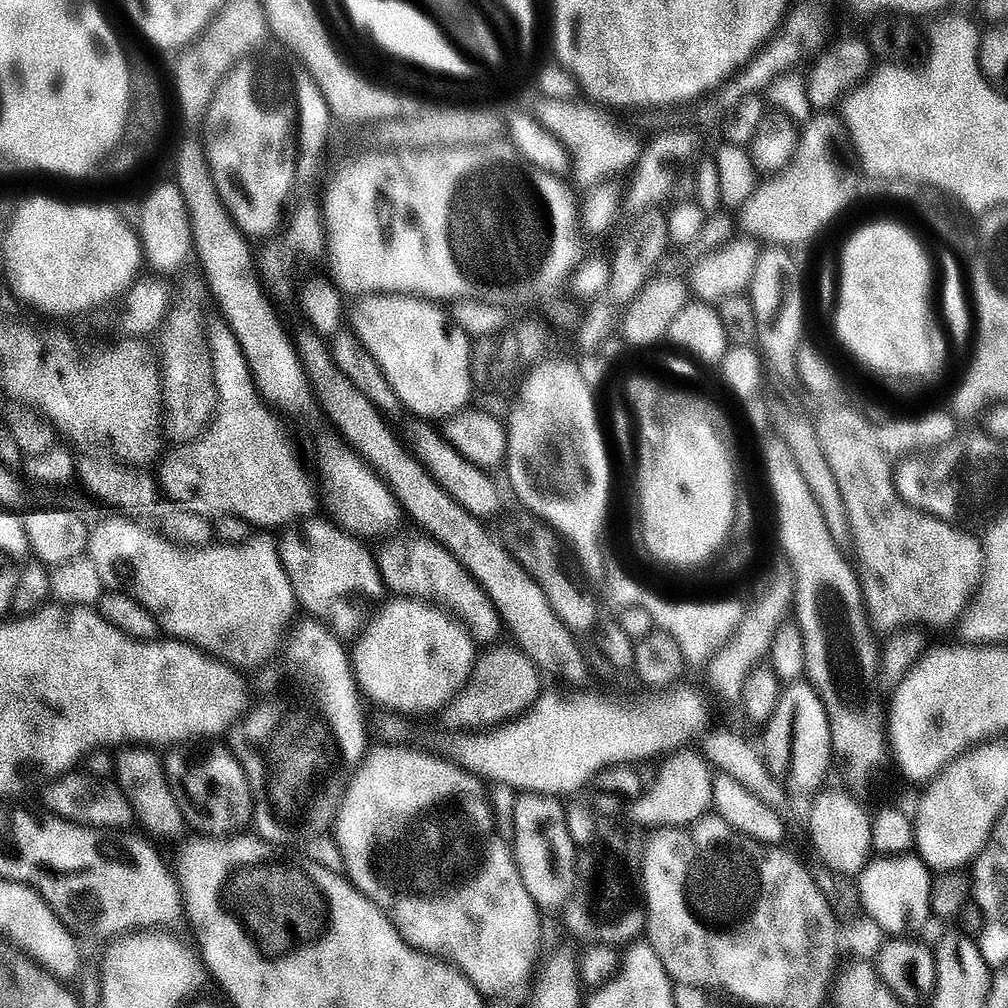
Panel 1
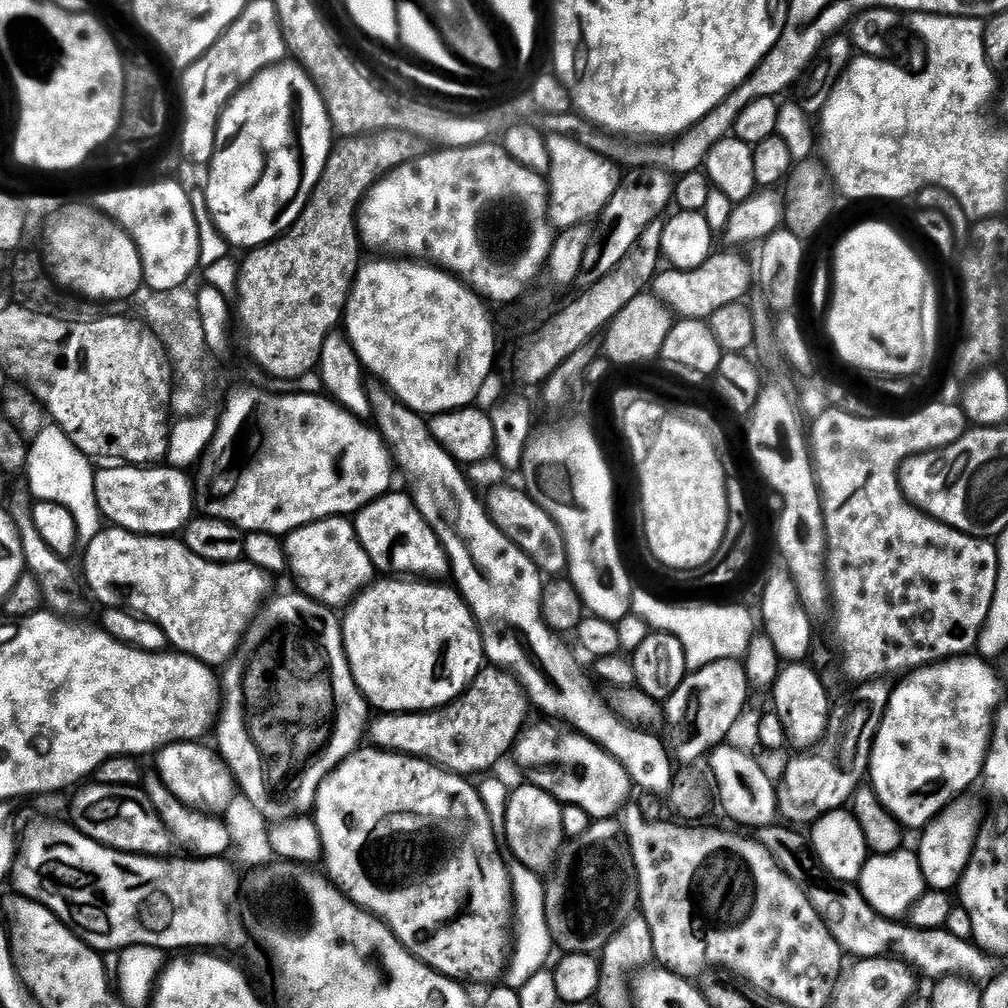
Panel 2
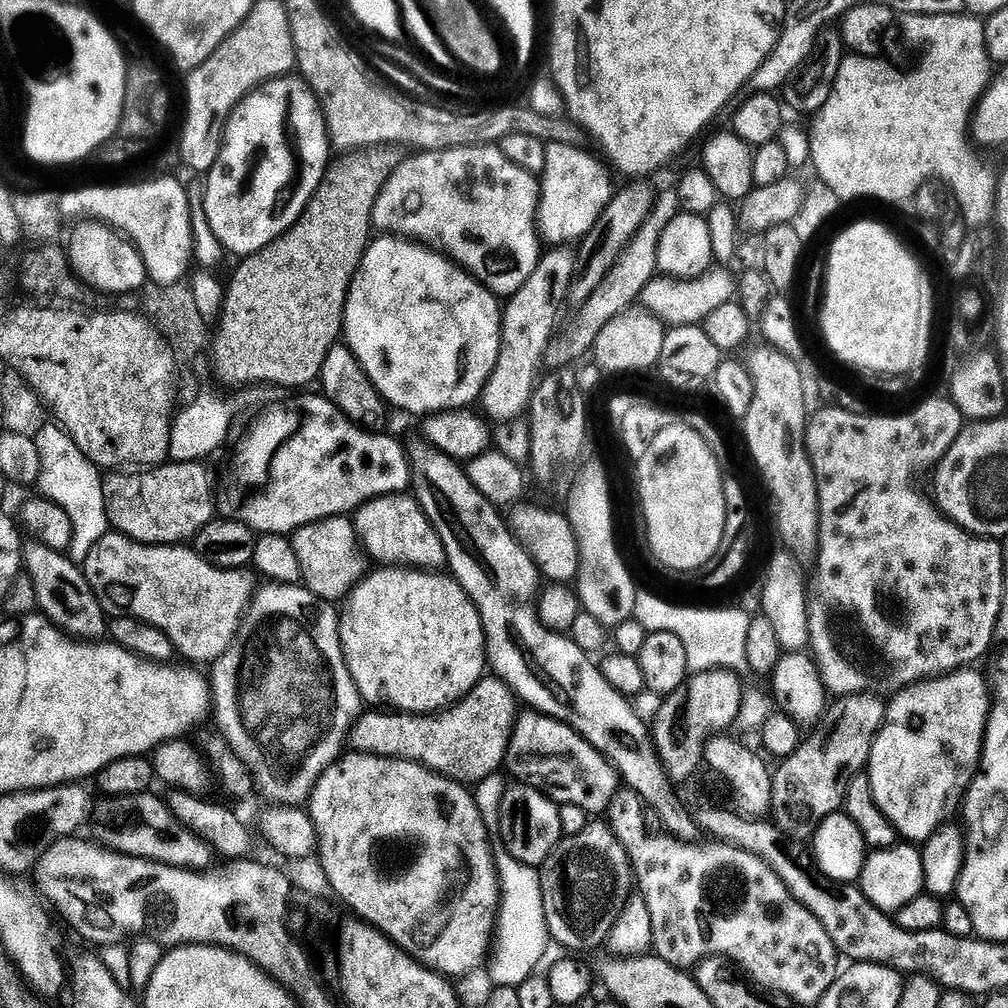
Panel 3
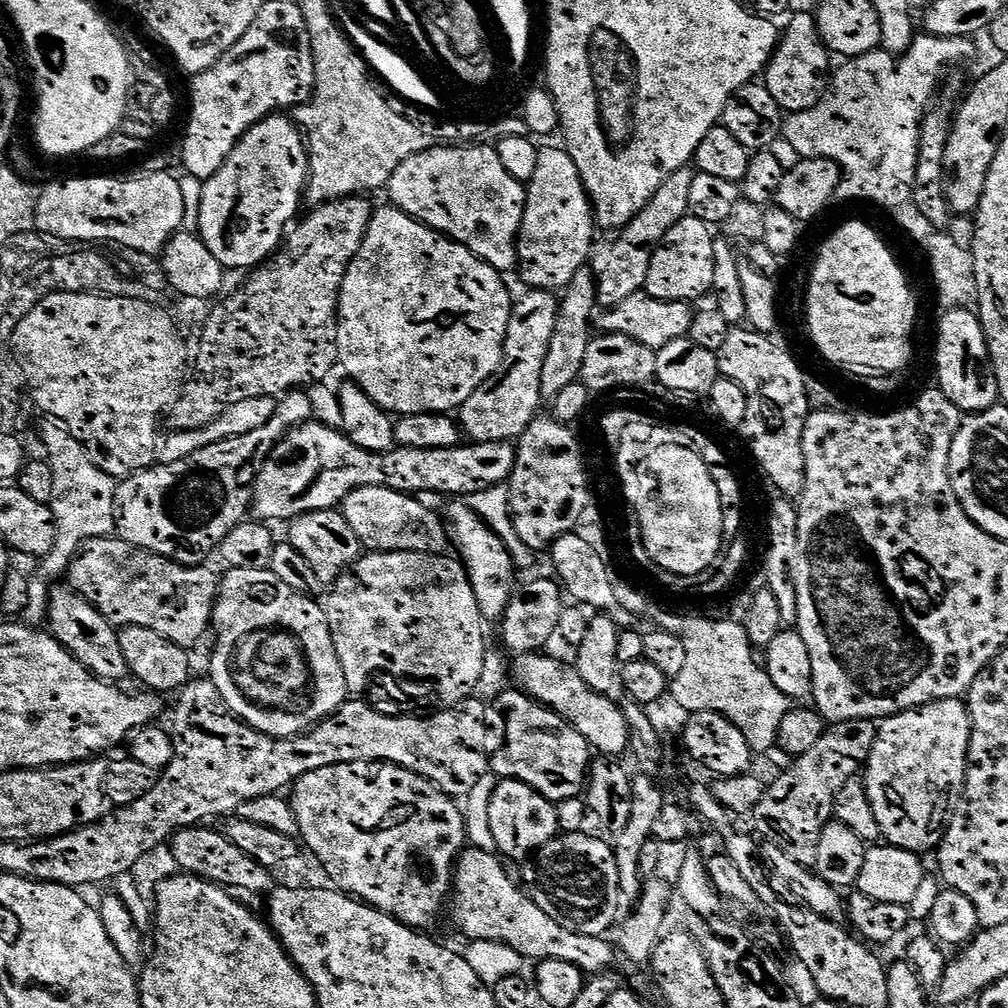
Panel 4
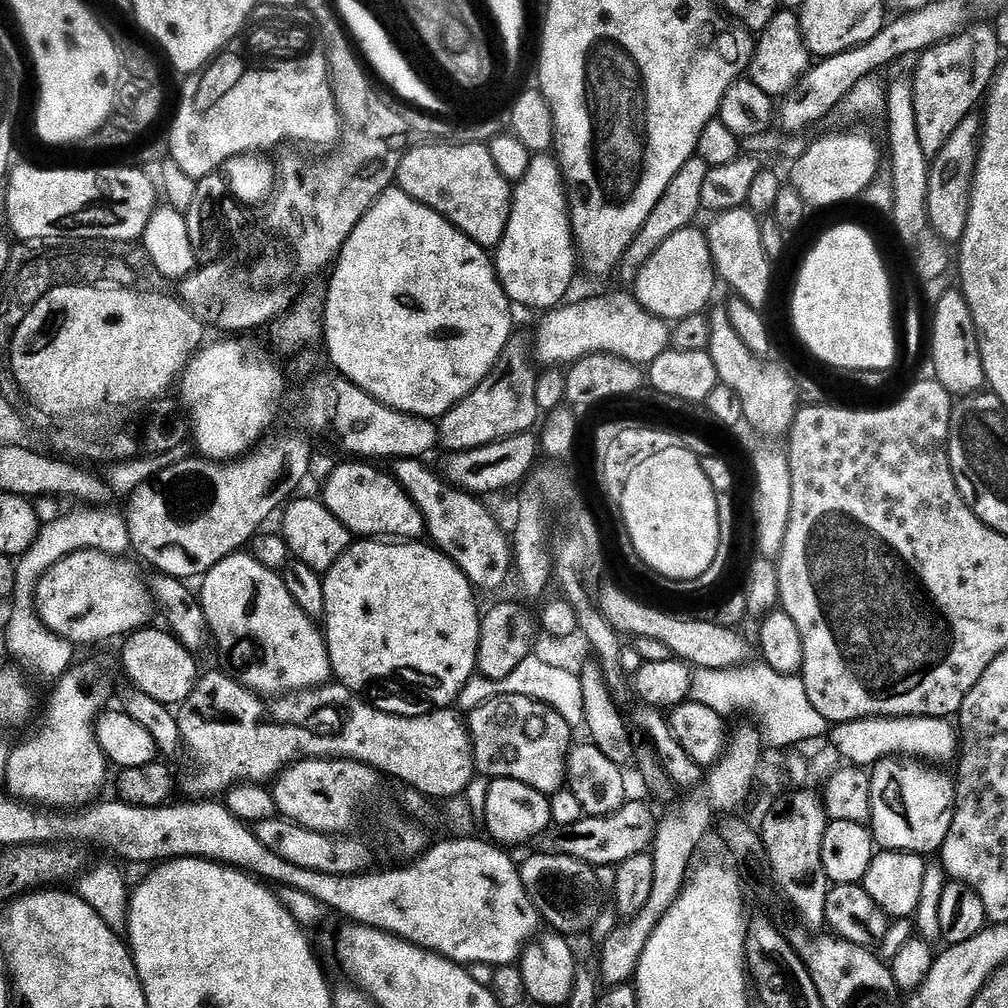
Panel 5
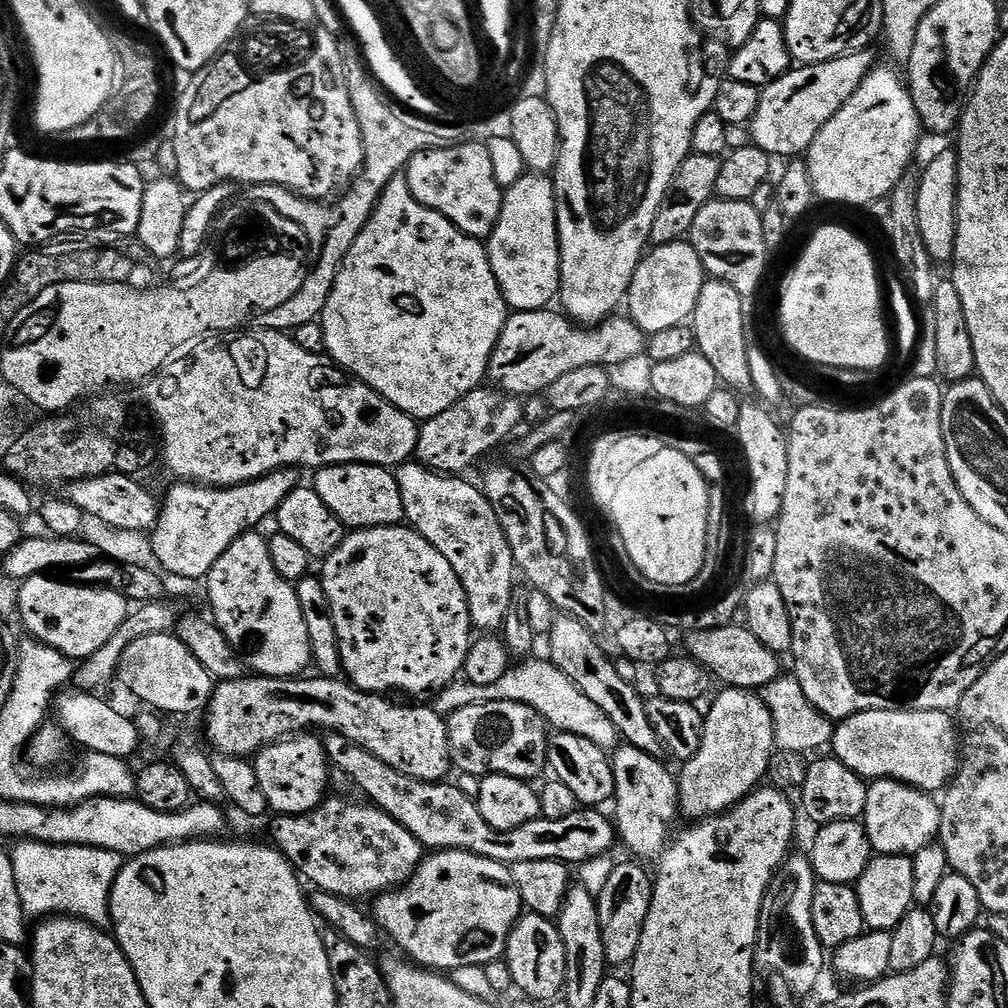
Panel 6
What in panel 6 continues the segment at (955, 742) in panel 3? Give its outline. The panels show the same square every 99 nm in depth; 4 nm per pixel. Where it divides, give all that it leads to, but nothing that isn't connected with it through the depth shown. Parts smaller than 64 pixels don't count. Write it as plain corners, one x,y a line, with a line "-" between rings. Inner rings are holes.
874,780
868,784
866,810
862,817
873,853
908,856
933,843
940,834
940,804
929,793
911,788
900,780

